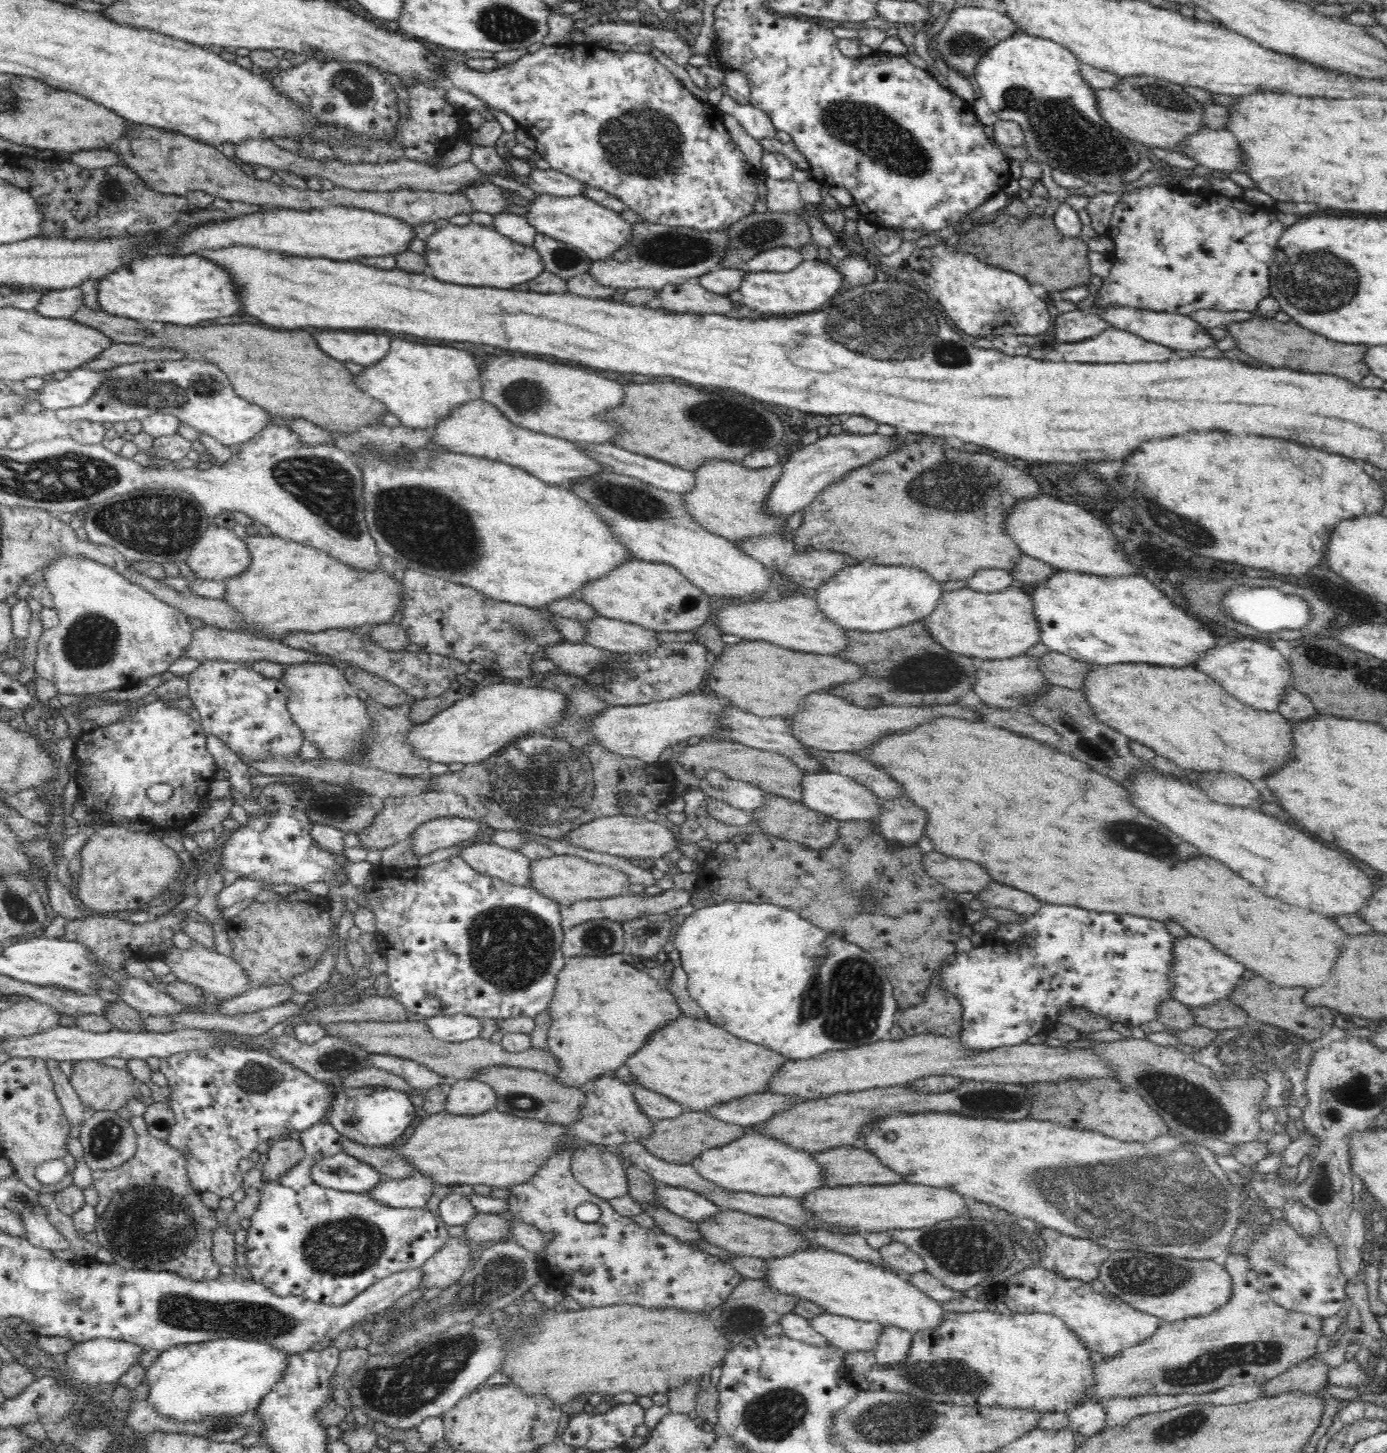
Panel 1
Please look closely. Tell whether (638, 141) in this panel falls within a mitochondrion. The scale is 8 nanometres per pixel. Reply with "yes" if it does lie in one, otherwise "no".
yes

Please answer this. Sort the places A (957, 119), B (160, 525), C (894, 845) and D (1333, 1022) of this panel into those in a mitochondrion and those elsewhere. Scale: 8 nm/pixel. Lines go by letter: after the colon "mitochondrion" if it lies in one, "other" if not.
A: other
B: mitochondrion
C: other
D: other

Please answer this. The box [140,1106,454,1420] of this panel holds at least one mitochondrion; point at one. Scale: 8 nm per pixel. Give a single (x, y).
(178, 1310)

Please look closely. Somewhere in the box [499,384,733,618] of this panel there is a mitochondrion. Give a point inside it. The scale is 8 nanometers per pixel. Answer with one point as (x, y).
(632, 501)

